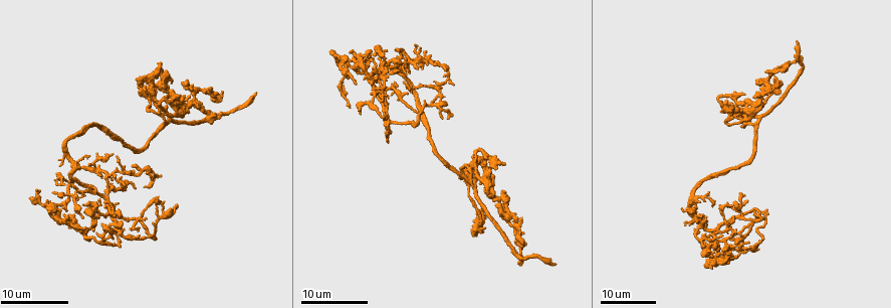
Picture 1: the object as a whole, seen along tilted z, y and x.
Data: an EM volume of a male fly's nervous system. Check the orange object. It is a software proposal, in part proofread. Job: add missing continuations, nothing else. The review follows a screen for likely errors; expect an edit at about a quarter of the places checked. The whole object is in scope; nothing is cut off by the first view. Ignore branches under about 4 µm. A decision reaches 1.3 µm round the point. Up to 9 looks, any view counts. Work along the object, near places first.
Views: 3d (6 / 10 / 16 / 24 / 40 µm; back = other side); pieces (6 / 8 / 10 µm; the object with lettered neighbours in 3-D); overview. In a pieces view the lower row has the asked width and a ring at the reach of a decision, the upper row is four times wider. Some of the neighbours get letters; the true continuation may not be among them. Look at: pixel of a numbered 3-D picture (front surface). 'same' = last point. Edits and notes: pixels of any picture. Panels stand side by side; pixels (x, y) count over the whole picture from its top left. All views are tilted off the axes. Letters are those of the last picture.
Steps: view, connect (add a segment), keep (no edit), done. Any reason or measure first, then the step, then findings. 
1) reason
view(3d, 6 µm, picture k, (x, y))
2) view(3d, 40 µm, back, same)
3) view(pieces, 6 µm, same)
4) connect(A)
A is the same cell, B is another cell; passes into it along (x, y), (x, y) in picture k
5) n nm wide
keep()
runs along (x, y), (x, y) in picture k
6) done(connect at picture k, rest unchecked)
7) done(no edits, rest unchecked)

an open end
view(3d, 24 µm, picture 1, (172, 103))

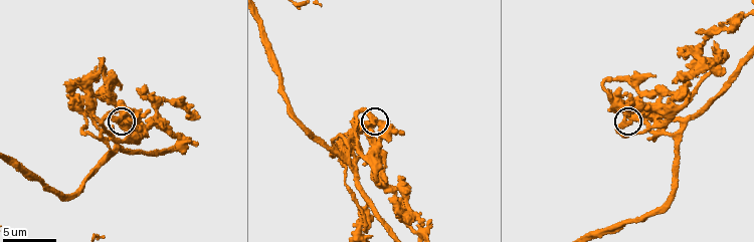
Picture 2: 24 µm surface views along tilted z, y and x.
what lies round it
view(pieces, 6 µm, picture 2, (373, 124))

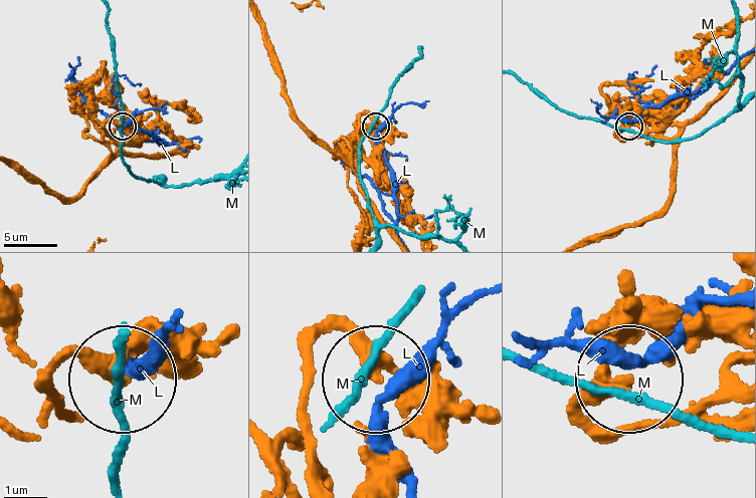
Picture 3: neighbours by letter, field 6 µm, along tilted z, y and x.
210 nm wide
keep()
L and M are other cells; runs along (632, 225), (668, 201), (674, 160), (627, 127) in picture 3; none of them fits

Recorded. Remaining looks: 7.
branch stops here
view(3d, 16 µm, picture 1, (450, 116))

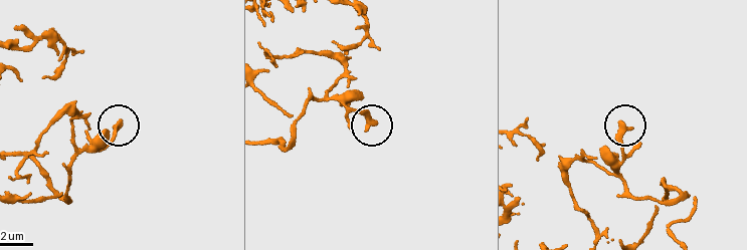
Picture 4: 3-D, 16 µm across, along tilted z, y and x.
view(pieces, 10 µm, picture 4, (373, 122))

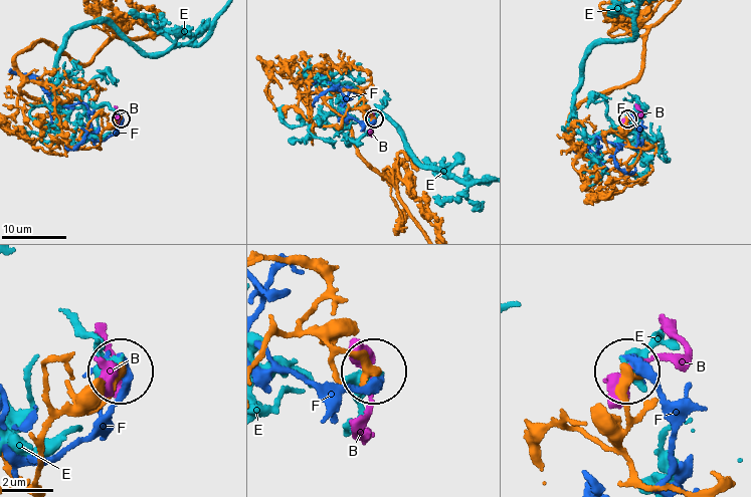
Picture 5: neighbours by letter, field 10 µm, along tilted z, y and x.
keep()
B, E and F are other cells; no lettered segment goes on from it

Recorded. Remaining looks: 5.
thin end
view(3d, 24 µm, picture 1, (370, 58))

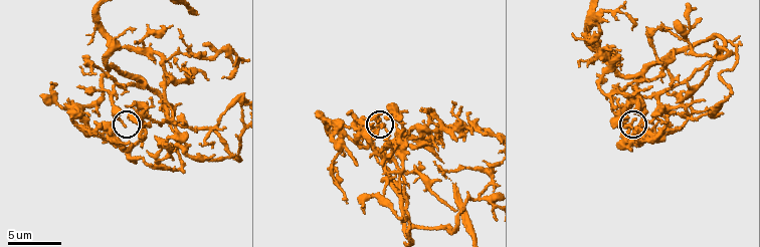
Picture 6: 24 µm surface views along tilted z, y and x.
view(pieces, 10 µm, picture 6, (633, 128))

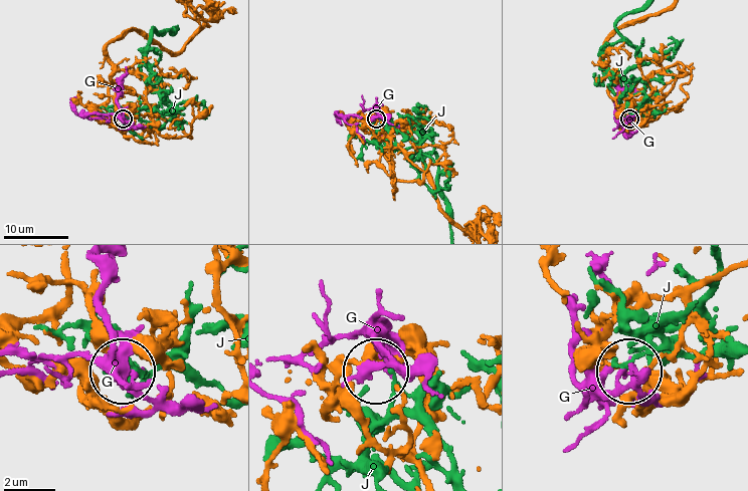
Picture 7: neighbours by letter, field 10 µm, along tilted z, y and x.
keep()
G and J are other cells; no lettered segment goes on from it

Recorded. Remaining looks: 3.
an open end
view(3d, 16 µm, picture 1, (556, 264))

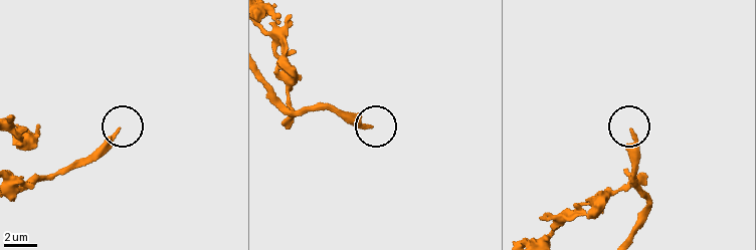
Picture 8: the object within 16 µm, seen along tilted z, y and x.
view(pieces, 10 µm, picture 8, (369, 128))

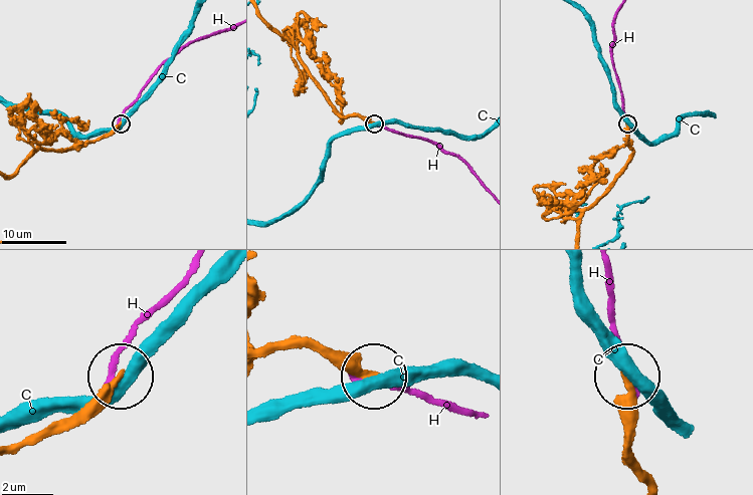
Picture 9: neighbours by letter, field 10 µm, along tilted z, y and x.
keep()
C and H are other cells; none of them fits

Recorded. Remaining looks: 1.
done(no edits, rest unchecked)

